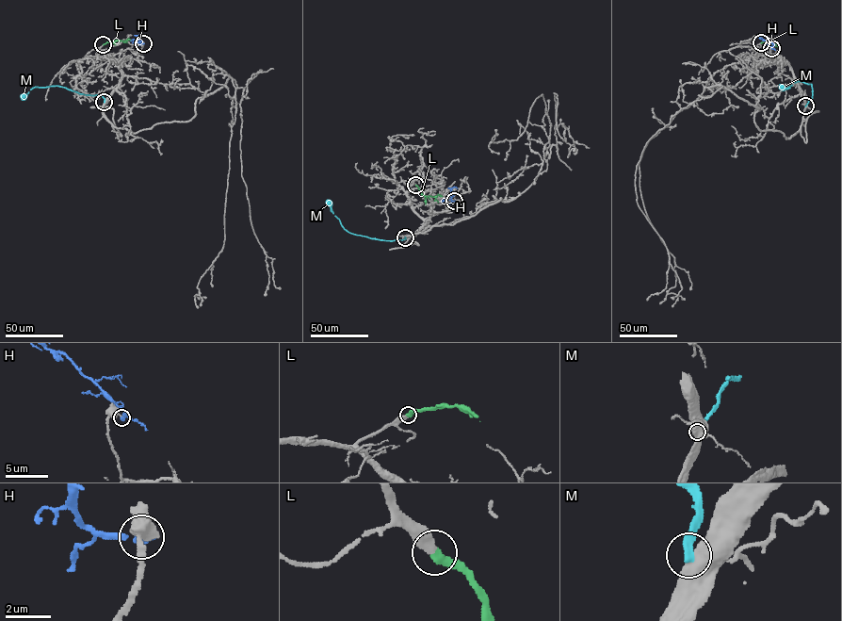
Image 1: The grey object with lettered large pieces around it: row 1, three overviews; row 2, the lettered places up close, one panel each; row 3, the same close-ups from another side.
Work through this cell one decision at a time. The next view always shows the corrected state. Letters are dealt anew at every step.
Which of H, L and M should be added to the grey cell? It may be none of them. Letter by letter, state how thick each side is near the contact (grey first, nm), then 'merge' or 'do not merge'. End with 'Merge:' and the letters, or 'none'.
H: calibres 240 and 360 nm; do not merge
L: calibres 360 and 380 nm; merge
M: calibres 850 and 400 nm; do not merge
Merge: L

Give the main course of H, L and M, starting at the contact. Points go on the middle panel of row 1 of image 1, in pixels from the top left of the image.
H: (454, 201), (451, 200), (450, 189), (457, 188)
L: (415, 185), (426, 196), (442, 196)
M: (405, 237), (402, 240), (382, 240), (348, 232), (327, 200)

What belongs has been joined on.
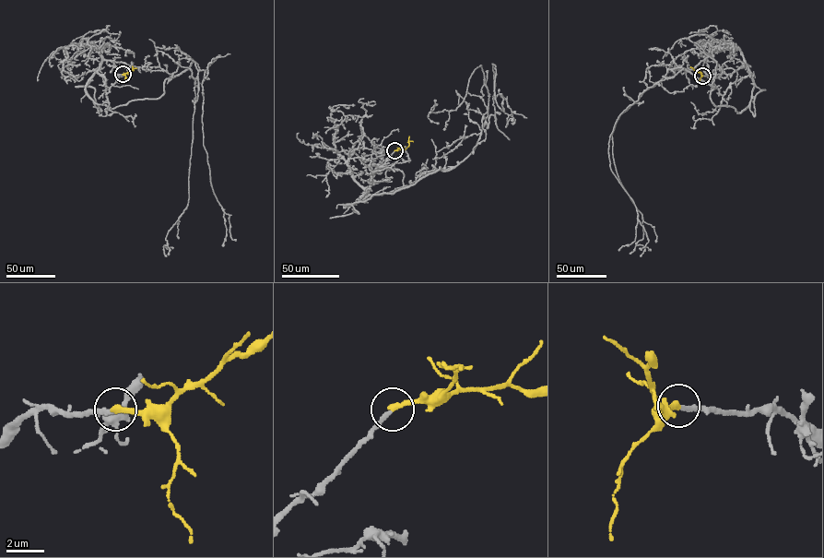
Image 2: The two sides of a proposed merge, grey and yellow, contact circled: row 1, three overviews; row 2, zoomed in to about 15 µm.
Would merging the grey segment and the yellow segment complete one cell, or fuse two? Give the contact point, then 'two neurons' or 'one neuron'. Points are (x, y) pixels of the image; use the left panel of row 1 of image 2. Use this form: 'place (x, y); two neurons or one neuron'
place (123, 74); one neuron

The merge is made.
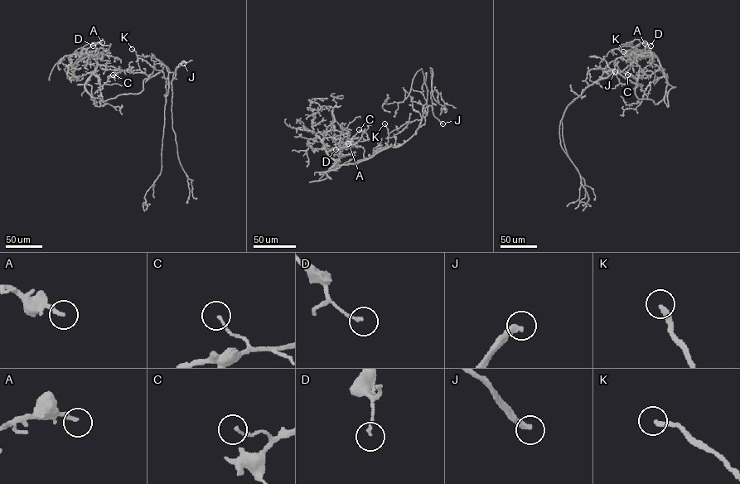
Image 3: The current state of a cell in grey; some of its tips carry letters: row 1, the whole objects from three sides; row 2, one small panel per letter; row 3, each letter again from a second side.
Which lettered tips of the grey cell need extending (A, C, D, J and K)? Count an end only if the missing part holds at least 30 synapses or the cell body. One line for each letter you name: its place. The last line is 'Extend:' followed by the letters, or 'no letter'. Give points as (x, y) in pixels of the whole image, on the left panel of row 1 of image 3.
J: Place: (183, 63)
K: Place: (132, 49)
Extend: J, K

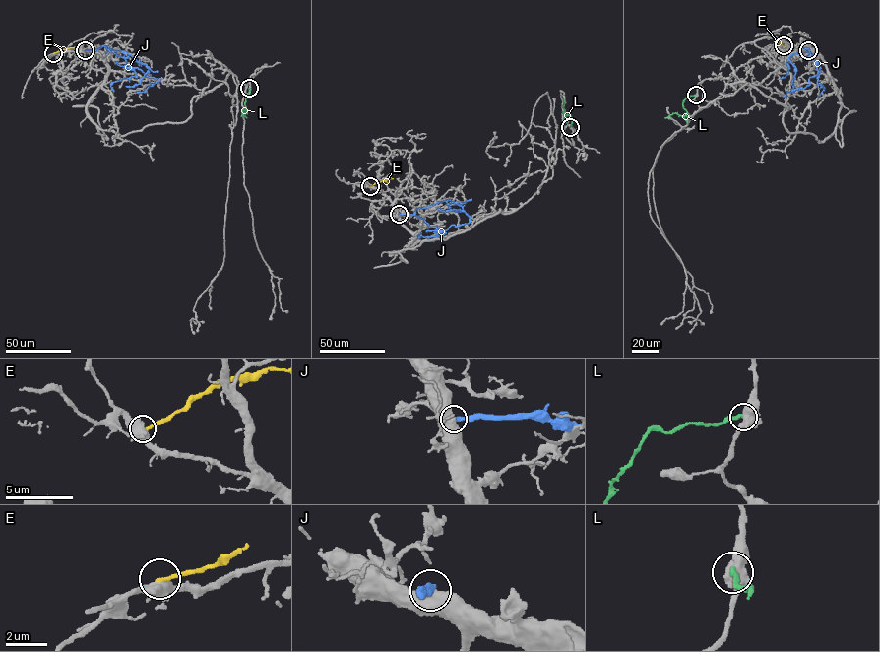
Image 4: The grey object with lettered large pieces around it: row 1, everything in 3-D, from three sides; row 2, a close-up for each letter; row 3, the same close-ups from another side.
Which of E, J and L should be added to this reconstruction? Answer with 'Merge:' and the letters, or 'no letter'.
Merge: no letter

